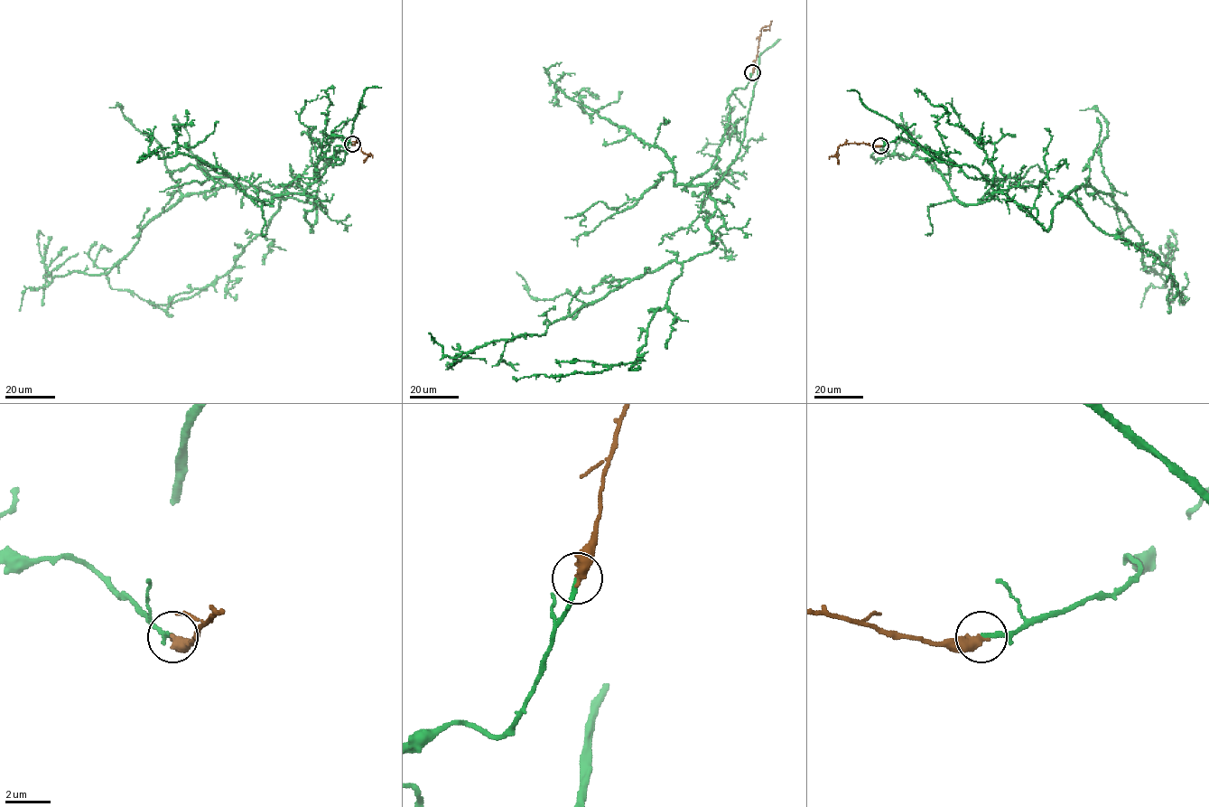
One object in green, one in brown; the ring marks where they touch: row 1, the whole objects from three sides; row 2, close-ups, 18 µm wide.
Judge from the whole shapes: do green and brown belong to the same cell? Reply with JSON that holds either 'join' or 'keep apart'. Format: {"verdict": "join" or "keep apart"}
{"verdict": "join"}

